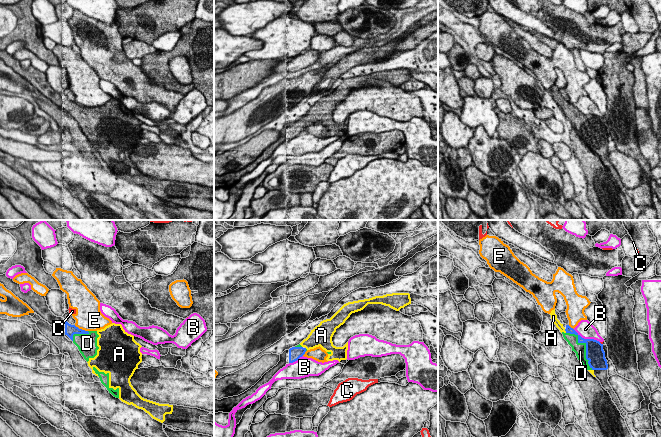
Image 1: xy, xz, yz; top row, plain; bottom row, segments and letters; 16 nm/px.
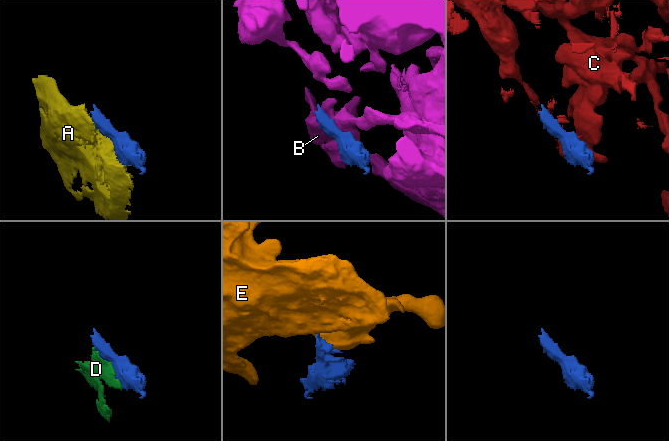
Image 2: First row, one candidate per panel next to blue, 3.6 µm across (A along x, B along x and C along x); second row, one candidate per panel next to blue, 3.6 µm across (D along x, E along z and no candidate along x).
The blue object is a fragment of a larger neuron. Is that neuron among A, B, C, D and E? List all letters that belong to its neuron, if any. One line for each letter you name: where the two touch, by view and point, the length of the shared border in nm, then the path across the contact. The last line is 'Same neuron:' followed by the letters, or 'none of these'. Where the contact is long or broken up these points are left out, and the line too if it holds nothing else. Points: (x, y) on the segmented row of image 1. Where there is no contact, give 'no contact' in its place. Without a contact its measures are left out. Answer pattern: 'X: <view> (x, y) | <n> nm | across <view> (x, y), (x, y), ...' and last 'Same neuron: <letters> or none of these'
A: yz (565, 330) | 70 nm
D: yz (586, 345) | 750 nm
Same neuron: A, D

